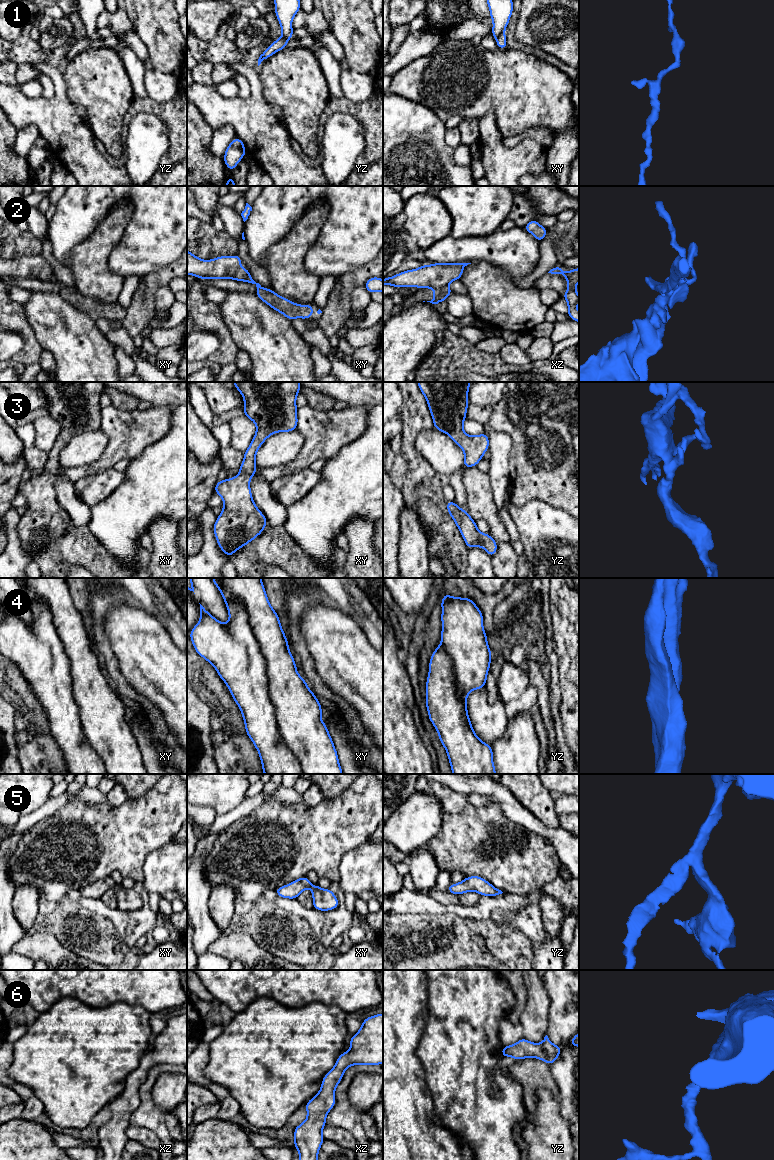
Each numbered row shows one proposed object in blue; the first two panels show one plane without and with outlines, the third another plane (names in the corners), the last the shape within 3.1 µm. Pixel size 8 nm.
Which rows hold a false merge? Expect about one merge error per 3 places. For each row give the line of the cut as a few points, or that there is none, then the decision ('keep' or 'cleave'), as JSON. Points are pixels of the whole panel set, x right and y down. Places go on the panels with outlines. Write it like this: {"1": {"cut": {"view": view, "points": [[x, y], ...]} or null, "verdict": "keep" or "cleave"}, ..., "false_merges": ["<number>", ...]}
{"1": {"cut": {"view": "xy", "points": [[503, 32], [496, 38]]}, "verdict": "cleave"}, "2": {"cut": {"view": "xz", "points": [[447, 285], [434, 289]]}, "verdict": "cleave"}, "3": {"cut": null, "verdict": "keep"}, "4": {"cut": {"view": "xy", "points": [[225, 601], [239, 600], [247, 614], [278, 734], [303, 773]]}, "verdict": "cleave"}, "5": {"cut": null, "verdict": "keep"}, "6": {"cut": null, "verdict": "keep"}, "false_merges": ["1", "2", "4"]}

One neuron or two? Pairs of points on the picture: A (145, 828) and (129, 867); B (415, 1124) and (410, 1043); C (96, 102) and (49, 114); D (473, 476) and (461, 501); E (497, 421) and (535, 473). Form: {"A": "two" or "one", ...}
{"A": "one", "B": "one", "C": "two", "D": "two", "E": "one"}

